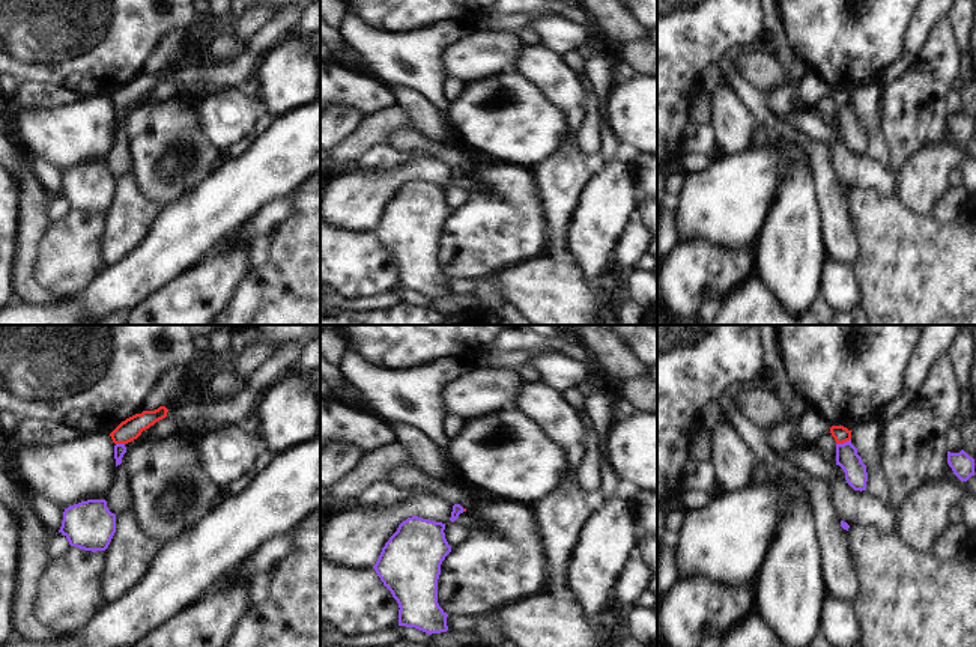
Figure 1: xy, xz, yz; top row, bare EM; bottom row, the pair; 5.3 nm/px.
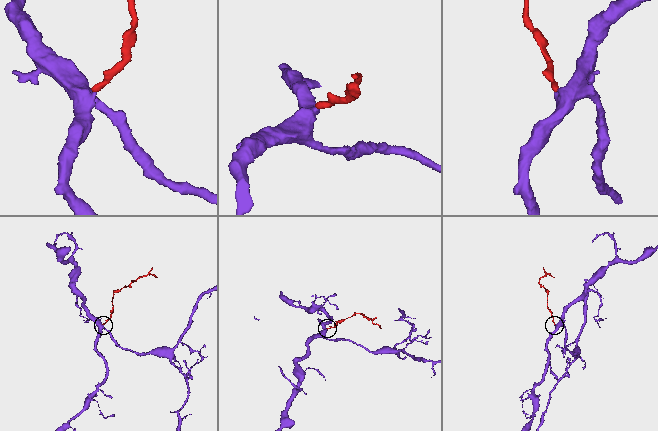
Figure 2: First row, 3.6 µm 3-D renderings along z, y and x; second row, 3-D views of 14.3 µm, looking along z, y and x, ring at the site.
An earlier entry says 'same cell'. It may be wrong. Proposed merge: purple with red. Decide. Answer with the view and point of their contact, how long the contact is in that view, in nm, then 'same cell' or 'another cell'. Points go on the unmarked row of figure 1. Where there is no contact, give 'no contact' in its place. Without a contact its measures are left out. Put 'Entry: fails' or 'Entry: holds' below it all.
meets purple in yz at (844, 106); contact 90 nm long; same cell
Entry: holds

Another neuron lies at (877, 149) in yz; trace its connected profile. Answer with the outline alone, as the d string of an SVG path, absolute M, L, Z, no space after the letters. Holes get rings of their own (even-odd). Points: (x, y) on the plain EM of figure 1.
M881 77L875 81L862 83L851 92L851 104L856 107L857 117L866 128L868 144L866 155L878 161L886 170L889 170L889 149L884 141L878 107L881 99Z

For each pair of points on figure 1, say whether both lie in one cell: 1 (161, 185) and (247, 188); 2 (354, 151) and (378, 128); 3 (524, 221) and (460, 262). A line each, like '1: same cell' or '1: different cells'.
1: different cells
2: same cell
3: same cell

